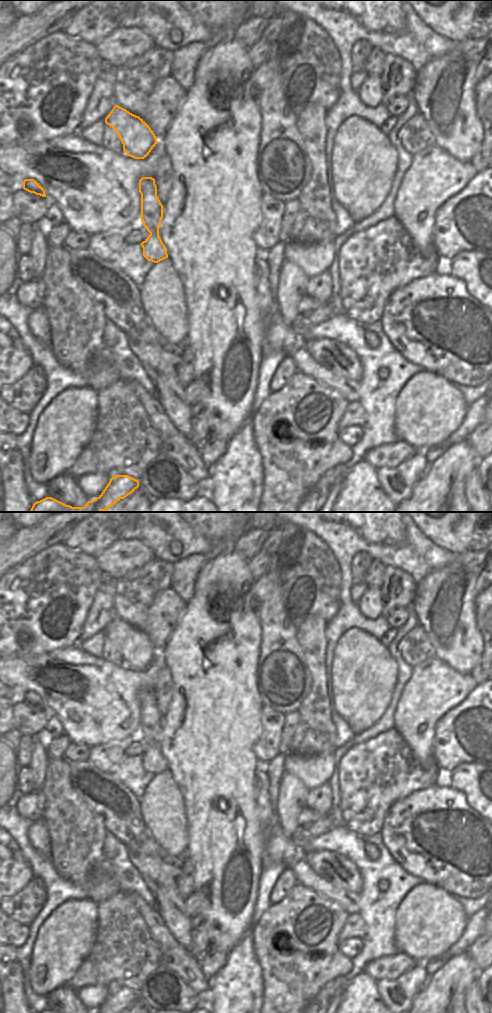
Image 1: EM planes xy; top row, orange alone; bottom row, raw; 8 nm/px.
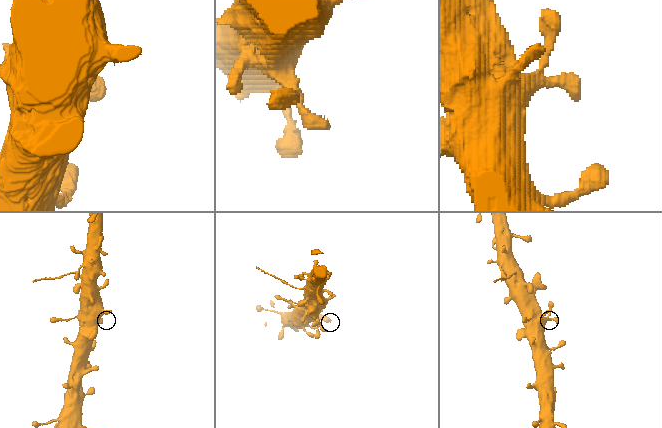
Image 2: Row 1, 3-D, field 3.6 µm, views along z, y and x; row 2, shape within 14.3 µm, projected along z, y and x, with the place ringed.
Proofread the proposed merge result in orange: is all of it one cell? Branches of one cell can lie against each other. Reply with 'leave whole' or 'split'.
leave whole

